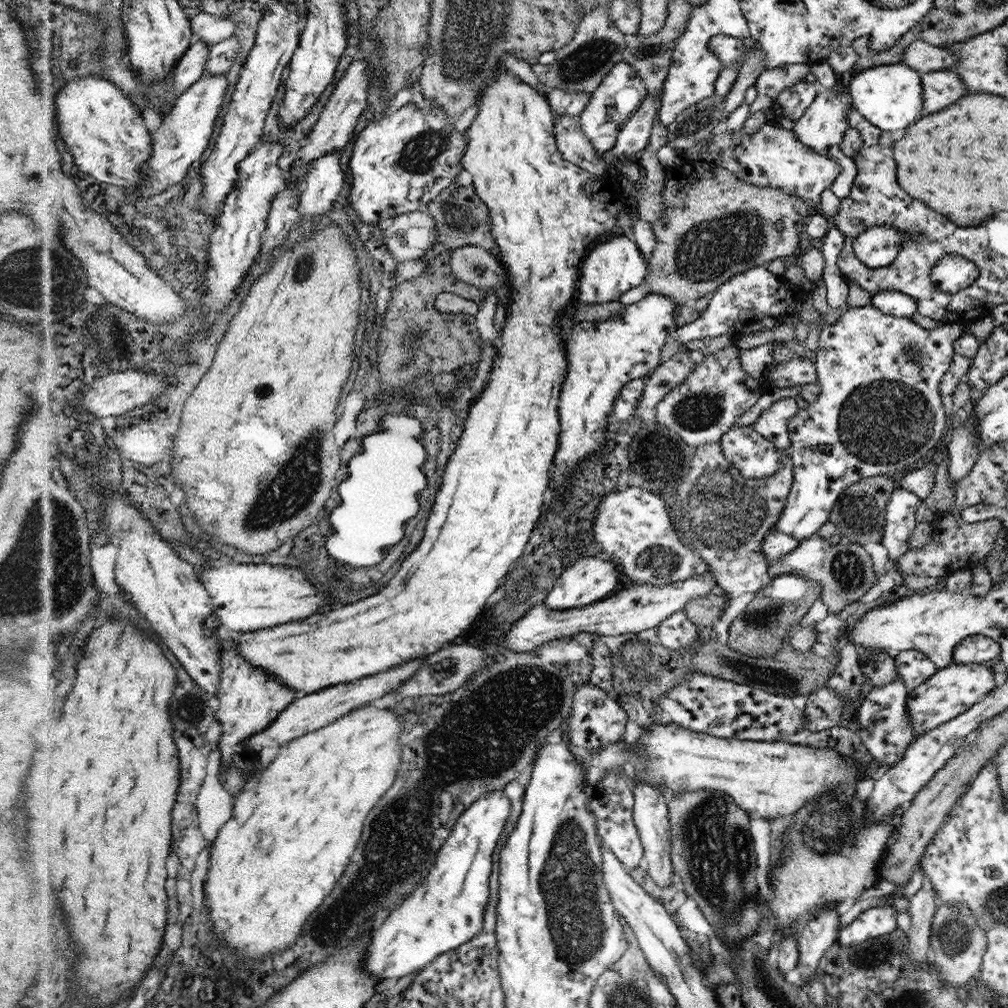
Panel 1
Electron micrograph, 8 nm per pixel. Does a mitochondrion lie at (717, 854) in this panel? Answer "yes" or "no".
yes

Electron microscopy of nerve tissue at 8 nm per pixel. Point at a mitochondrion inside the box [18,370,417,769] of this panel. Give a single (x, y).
(292, 490)

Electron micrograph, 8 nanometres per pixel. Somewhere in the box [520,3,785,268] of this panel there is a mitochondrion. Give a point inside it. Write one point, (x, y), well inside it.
(590, 58)

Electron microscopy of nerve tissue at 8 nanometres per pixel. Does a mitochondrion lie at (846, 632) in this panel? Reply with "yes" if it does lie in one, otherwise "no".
no

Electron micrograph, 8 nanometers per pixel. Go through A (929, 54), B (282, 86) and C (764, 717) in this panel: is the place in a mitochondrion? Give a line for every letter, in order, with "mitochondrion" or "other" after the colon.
A: other
B: other
C: other

